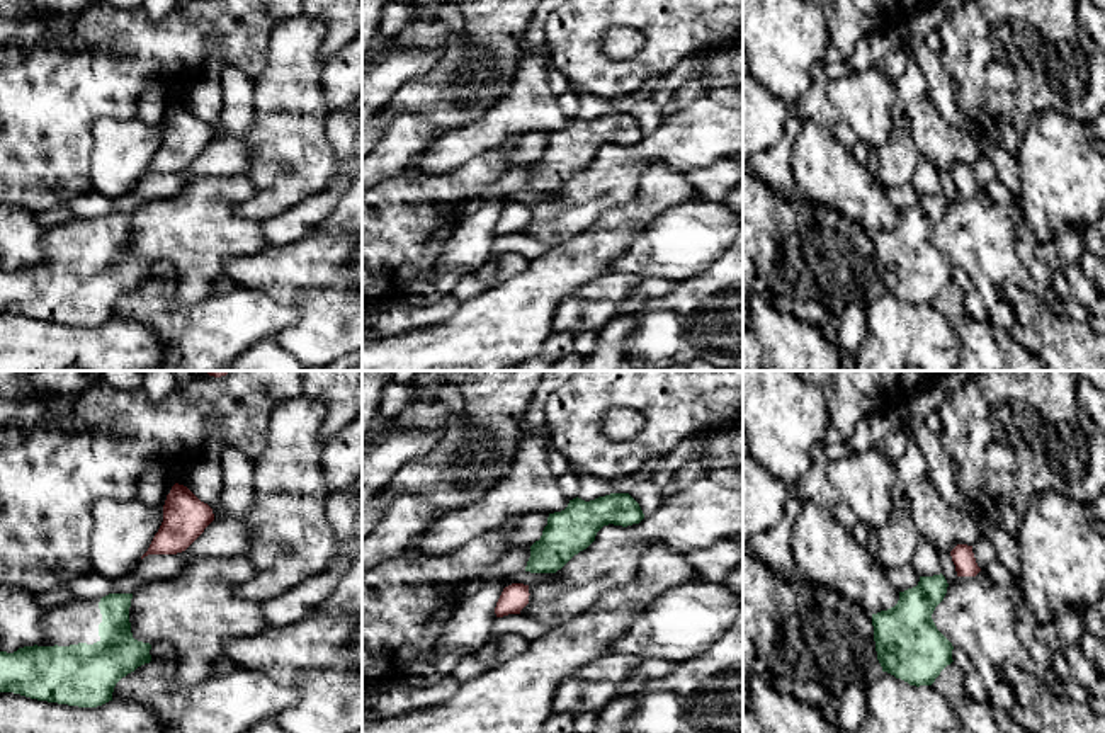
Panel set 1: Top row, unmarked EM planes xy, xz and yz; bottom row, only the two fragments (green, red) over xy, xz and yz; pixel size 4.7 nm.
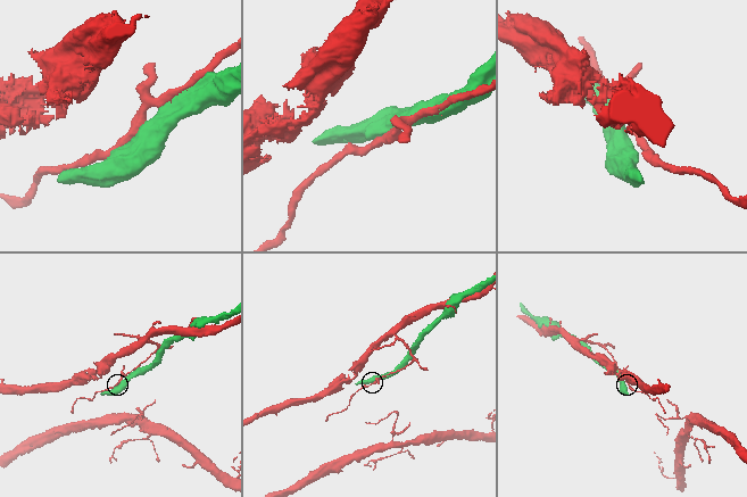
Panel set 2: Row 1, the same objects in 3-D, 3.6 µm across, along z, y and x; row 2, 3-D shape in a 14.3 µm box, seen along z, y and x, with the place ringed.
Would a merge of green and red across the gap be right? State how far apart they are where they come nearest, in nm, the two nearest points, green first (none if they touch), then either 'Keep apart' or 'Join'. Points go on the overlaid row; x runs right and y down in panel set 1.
Distance 60 nm. Across: yz (946, 580), (957, 575). Keep apart

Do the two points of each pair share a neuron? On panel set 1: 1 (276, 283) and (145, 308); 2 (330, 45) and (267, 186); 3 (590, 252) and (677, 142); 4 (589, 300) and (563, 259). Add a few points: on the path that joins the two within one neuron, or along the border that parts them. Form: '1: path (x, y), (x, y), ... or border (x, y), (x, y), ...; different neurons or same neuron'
1: border (237, 286), (260, 289), (284, 303); different neurons
2: border (320, 21), (325, 26), (323, 62); different neurons
3: border (684, 170), (655, 164), (641, 177), (634, 194); different neurons
4: border (607, 271), (580, 286), (553, 315); different neurons

